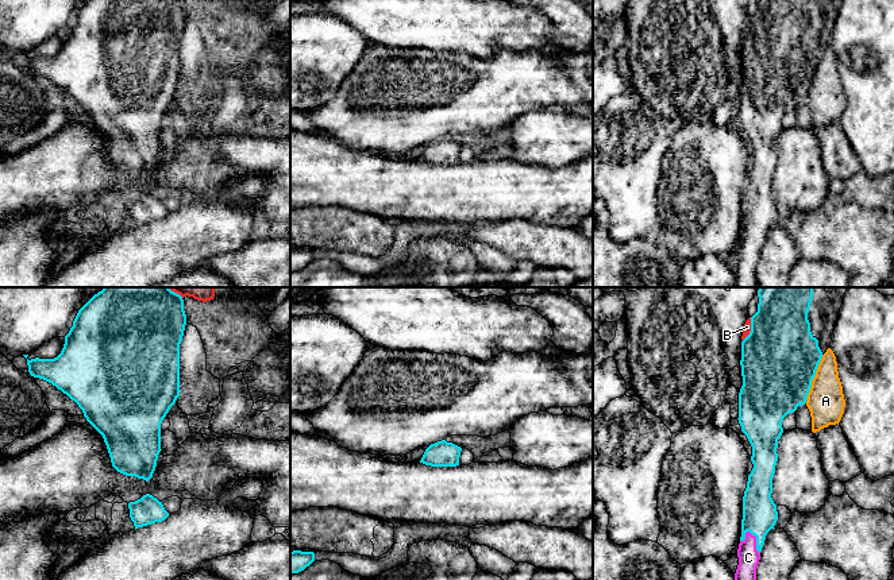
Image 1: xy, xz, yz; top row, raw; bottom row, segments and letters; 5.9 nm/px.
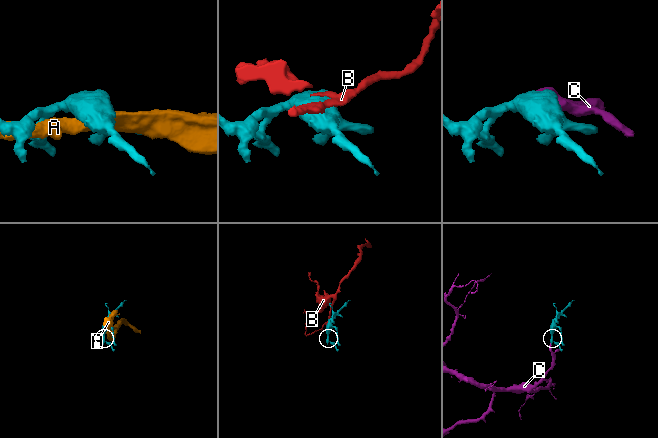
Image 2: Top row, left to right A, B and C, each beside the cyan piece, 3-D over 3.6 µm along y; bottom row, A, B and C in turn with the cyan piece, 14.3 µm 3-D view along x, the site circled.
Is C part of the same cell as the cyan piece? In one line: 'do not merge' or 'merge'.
merge

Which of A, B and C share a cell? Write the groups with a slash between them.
A / B / C

